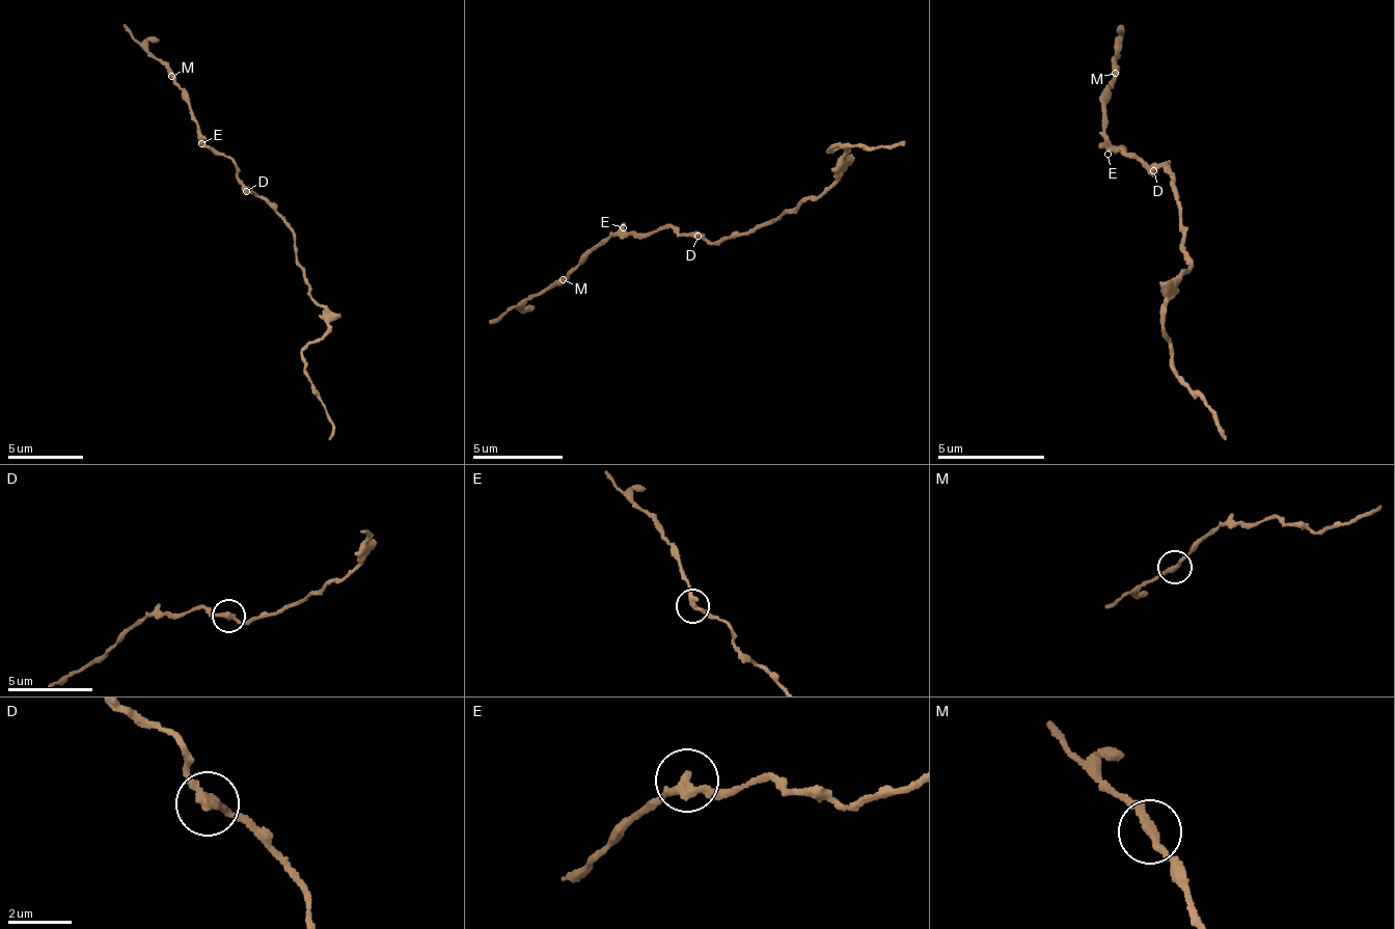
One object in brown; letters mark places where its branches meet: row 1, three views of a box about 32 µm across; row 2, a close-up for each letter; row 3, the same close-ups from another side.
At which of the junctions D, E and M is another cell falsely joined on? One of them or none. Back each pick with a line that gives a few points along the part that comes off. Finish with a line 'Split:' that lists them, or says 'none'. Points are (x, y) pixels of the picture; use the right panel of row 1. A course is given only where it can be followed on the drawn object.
Split: none

